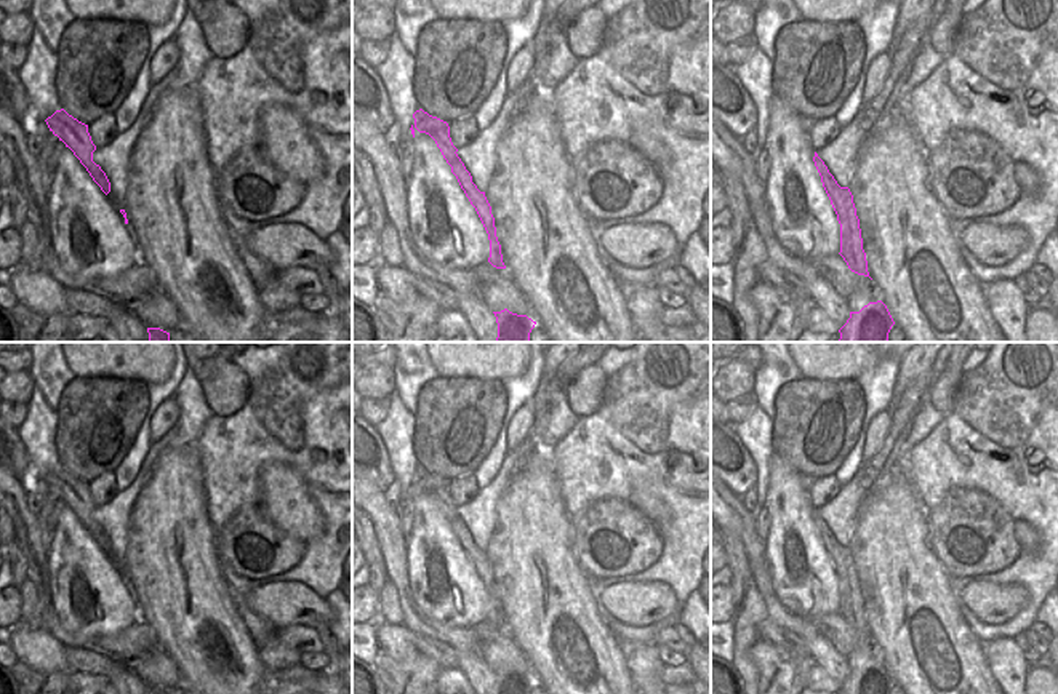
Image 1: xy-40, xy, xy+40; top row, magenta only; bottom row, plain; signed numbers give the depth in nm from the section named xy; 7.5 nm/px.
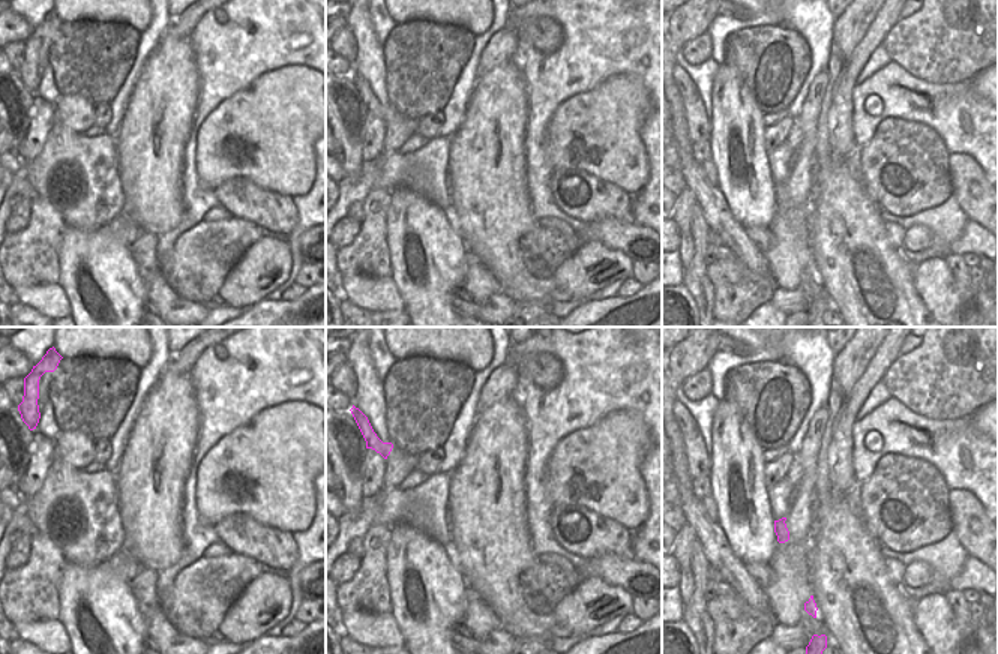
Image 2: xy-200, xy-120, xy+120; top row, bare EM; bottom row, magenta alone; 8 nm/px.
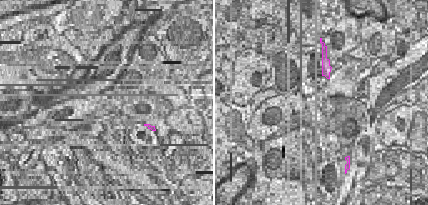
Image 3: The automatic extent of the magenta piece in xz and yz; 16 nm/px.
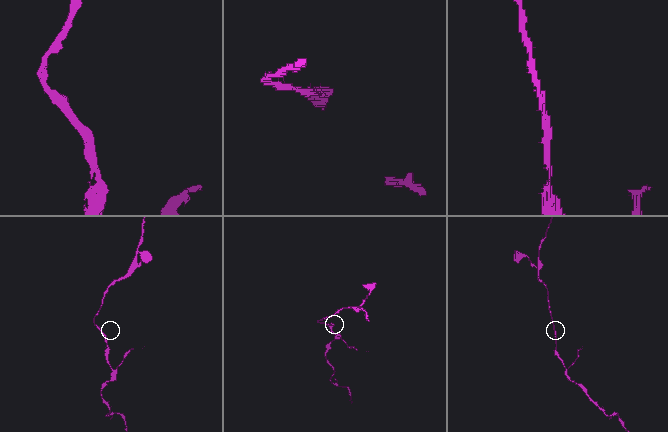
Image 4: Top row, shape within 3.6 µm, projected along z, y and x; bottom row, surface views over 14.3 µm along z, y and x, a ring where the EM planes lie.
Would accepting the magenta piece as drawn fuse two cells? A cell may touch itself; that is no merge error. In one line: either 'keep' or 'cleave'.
keep

